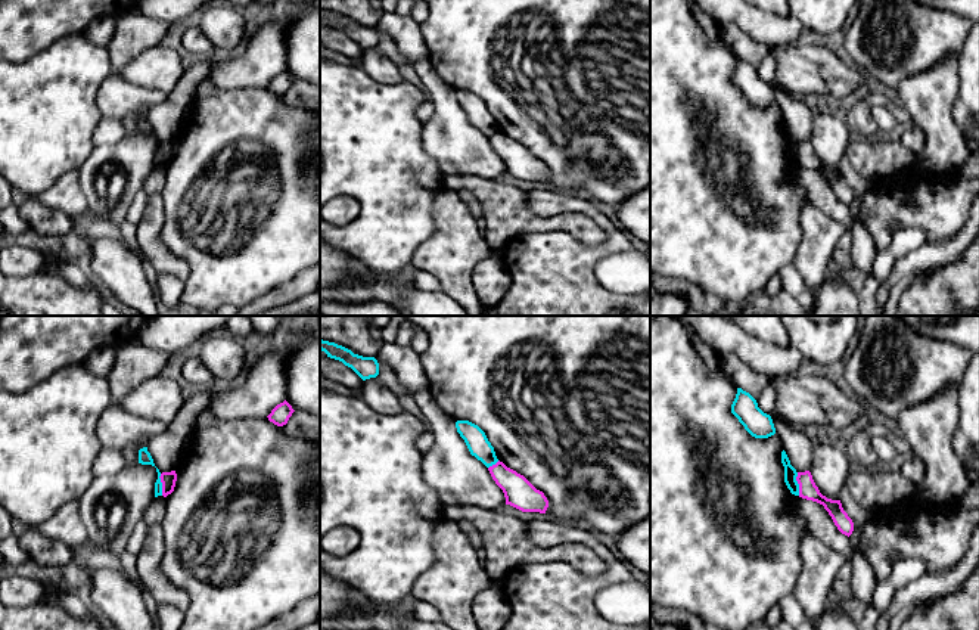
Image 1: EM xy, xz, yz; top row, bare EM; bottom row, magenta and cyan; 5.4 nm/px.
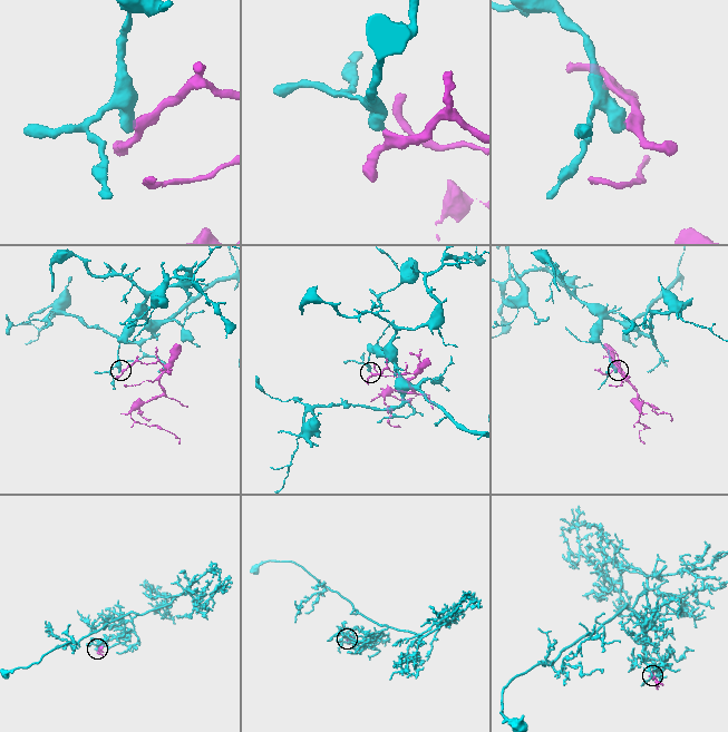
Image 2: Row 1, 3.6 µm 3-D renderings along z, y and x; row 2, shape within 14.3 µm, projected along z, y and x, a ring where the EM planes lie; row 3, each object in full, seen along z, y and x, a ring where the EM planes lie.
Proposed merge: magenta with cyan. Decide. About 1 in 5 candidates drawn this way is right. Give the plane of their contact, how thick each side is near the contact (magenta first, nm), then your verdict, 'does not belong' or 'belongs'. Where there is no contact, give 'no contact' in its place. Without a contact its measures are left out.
meets magenta in yz; 100 nm thick on the magenta side, 70 nm on the other; does not belong

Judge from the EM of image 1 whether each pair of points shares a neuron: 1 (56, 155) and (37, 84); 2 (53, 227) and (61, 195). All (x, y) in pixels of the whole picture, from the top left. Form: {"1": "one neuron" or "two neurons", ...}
{"1": "one neuron", "2": "two neurons"}

